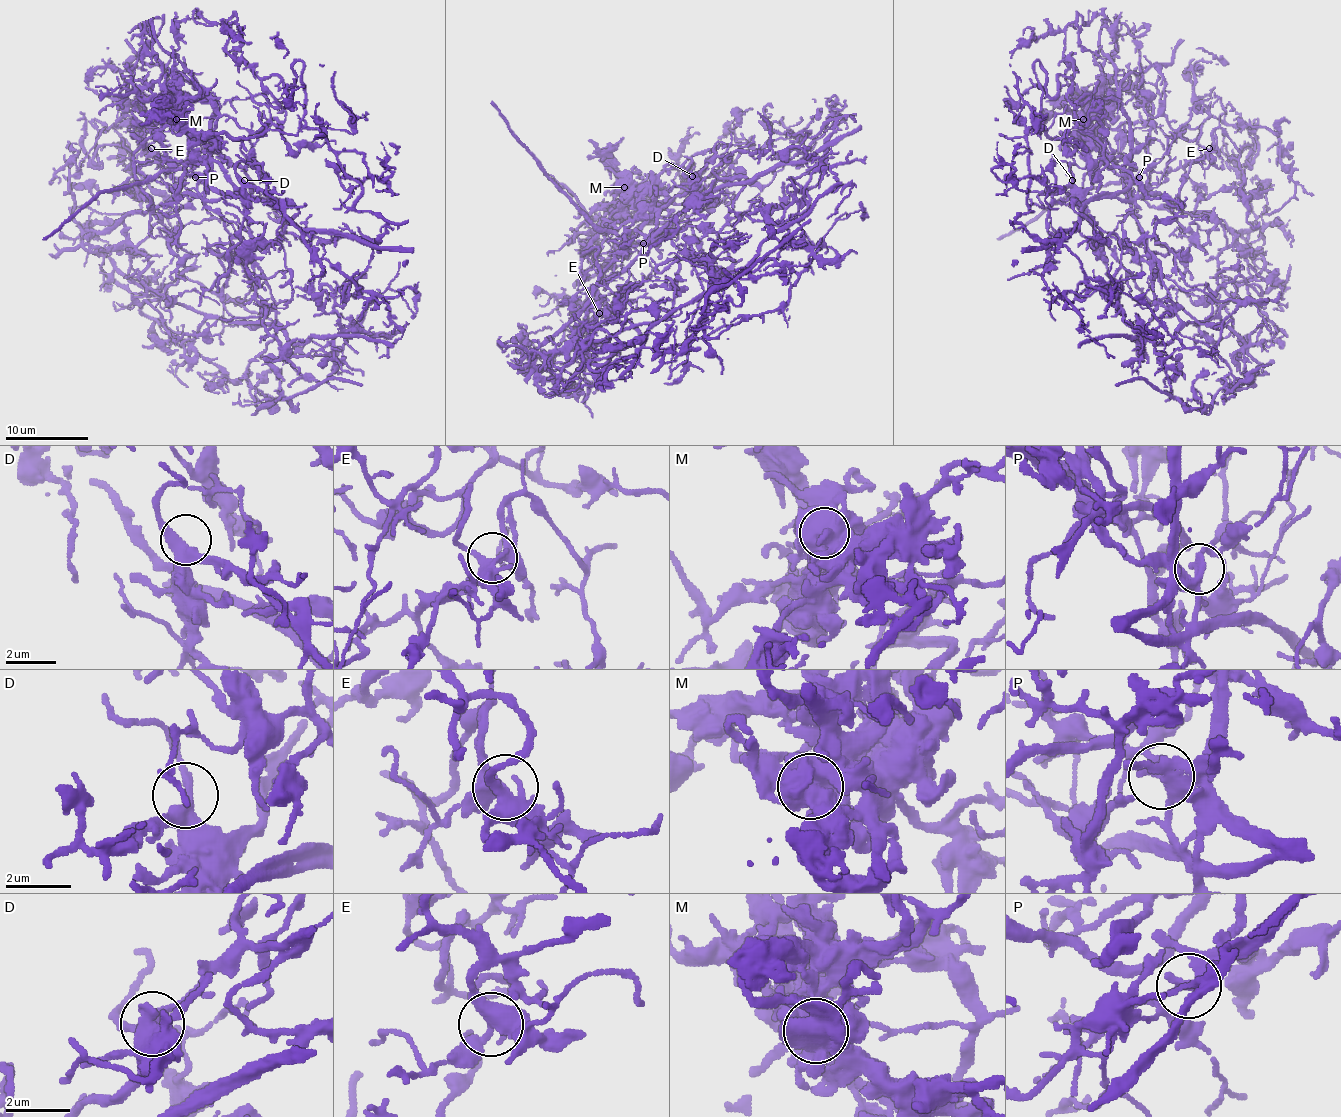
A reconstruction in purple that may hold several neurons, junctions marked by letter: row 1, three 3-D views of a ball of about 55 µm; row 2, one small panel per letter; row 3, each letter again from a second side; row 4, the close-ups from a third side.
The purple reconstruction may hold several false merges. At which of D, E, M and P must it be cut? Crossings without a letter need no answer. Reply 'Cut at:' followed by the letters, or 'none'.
Cut at: M, P

